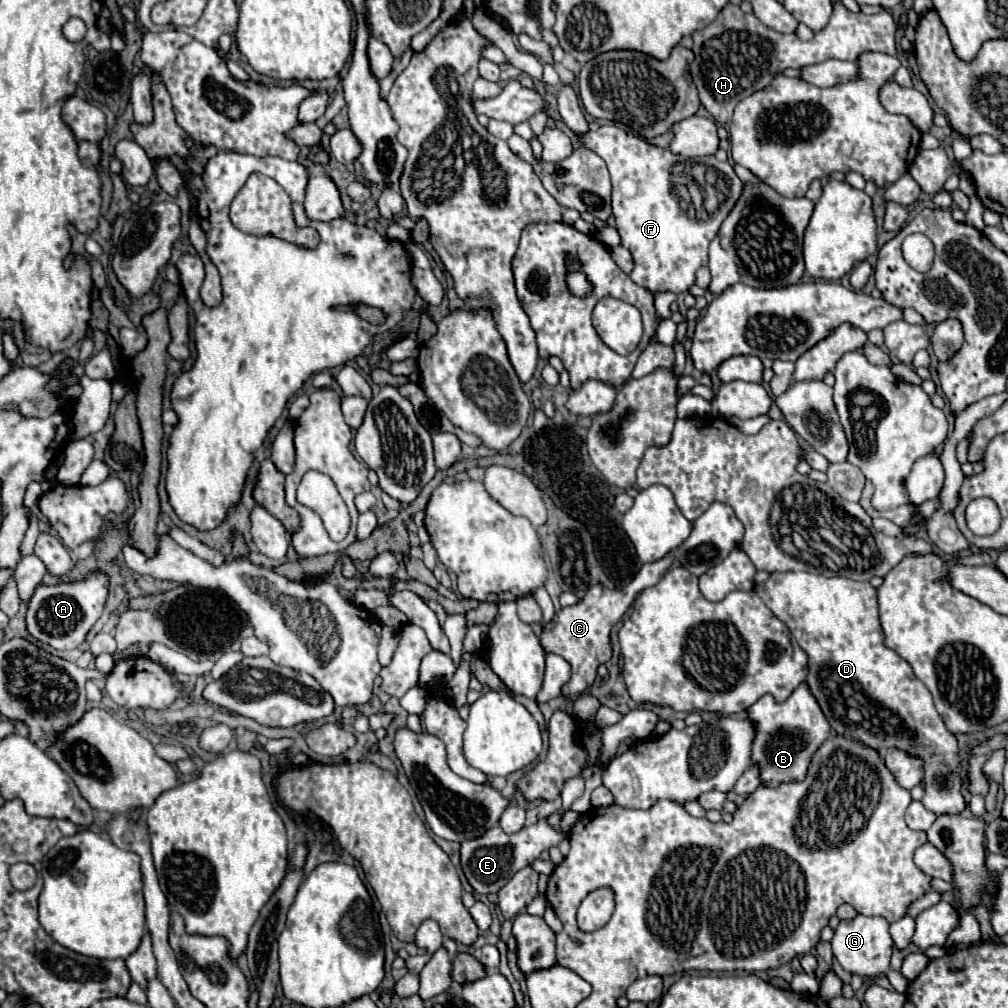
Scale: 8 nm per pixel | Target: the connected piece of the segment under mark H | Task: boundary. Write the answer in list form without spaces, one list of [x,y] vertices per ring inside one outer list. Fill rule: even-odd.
[[[726,4],[712,24],[692,34],[694,60],[690,62],[690,76],[694,86],[698,88],[702,106],[718,124],[726,124],[732,118],[734,106],[742,98],[766,88],[772,78],[786,68],[820,64],[828,58],[858,60],[858,56],[864,52],[882,52],[896,56],[894,34],[896,22],[888,12],[866,16],[862,12],[854,14],[846,10],[844,4],[834,4],[834,12],[826,28],[816,32],[812,40],[804,42],[796,34],[782,34],[764,26],[754,14],[742,12],[740,6]]]

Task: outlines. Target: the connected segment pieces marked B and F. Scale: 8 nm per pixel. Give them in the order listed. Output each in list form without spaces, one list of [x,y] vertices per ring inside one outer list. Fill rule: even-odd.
[[[802,682],[784,702],[776,702],[770,694],[762,696],[754,706],[748,708],[748,718],[756,722],[752,762],[762,764],[762,784],[766,786],[804,778],[808,770],[808,758],[812,758],[816,746],[820,746],[820,742],[830,736],[830,724],[806,682]]]
[[[608,121],[596,132],[588,130],[576,136],[582,146],[596,152],[608,166],[614,184],[612,212],[616,228],[622,238],[622,246],[628,248],[634,258],[634,270],[630,272],[630,278],[650,292],[686,292],[696,280],[696,270],[708,264],[708,244],[716,236],[716,230],[724,222],[728,210],[732,210],[732,206],[736,204],[736,198],[742,190],[742,182],[728,162],[718,162],[714,156],[696,158],[694,162],[680,158],[678,162],[678,156],[670,150],[654,146],[626,129],[629,128],[619,122]]]

